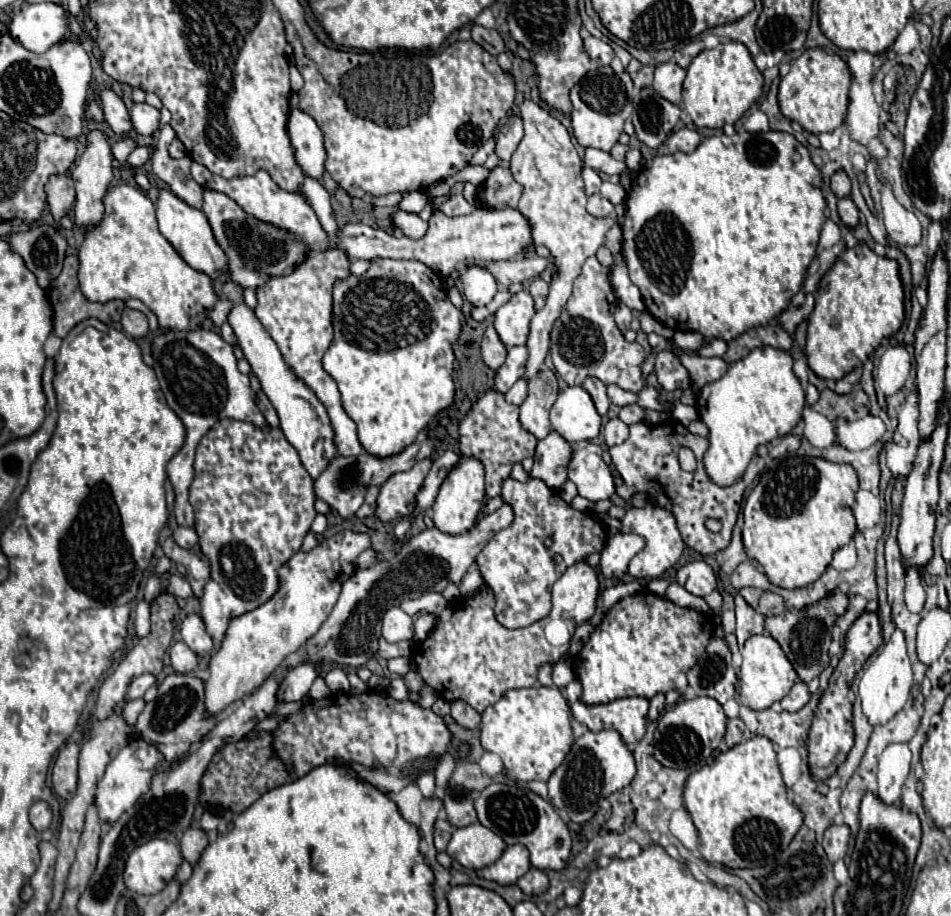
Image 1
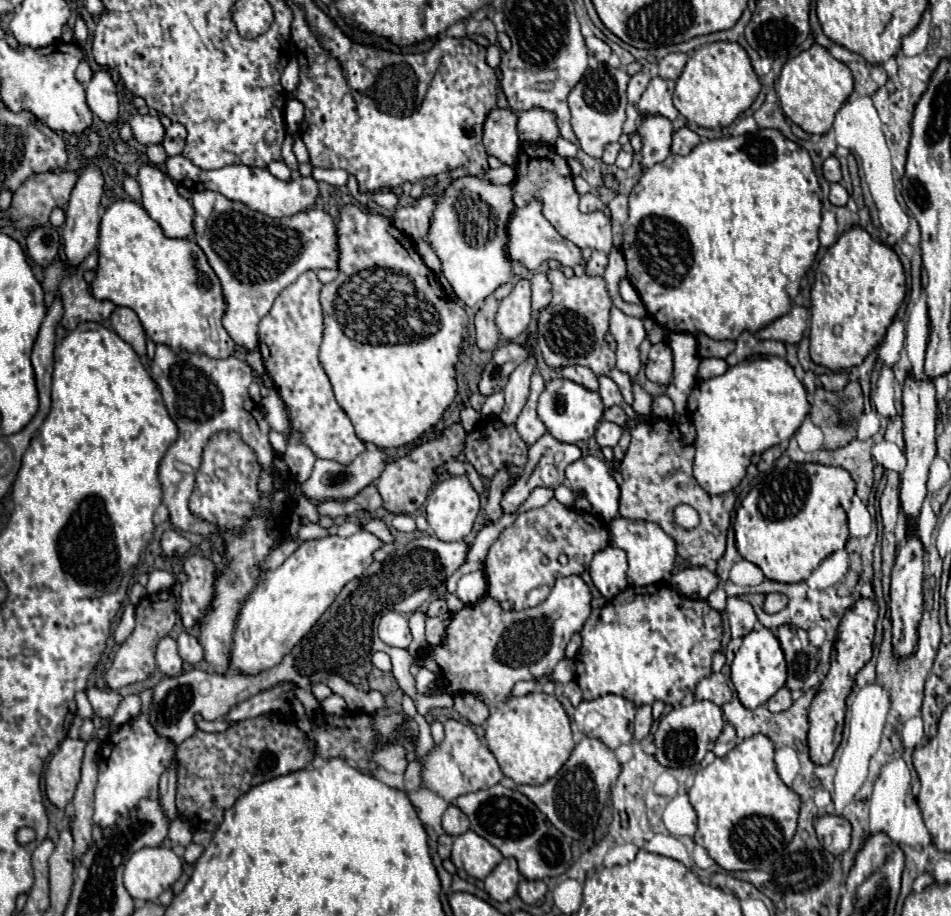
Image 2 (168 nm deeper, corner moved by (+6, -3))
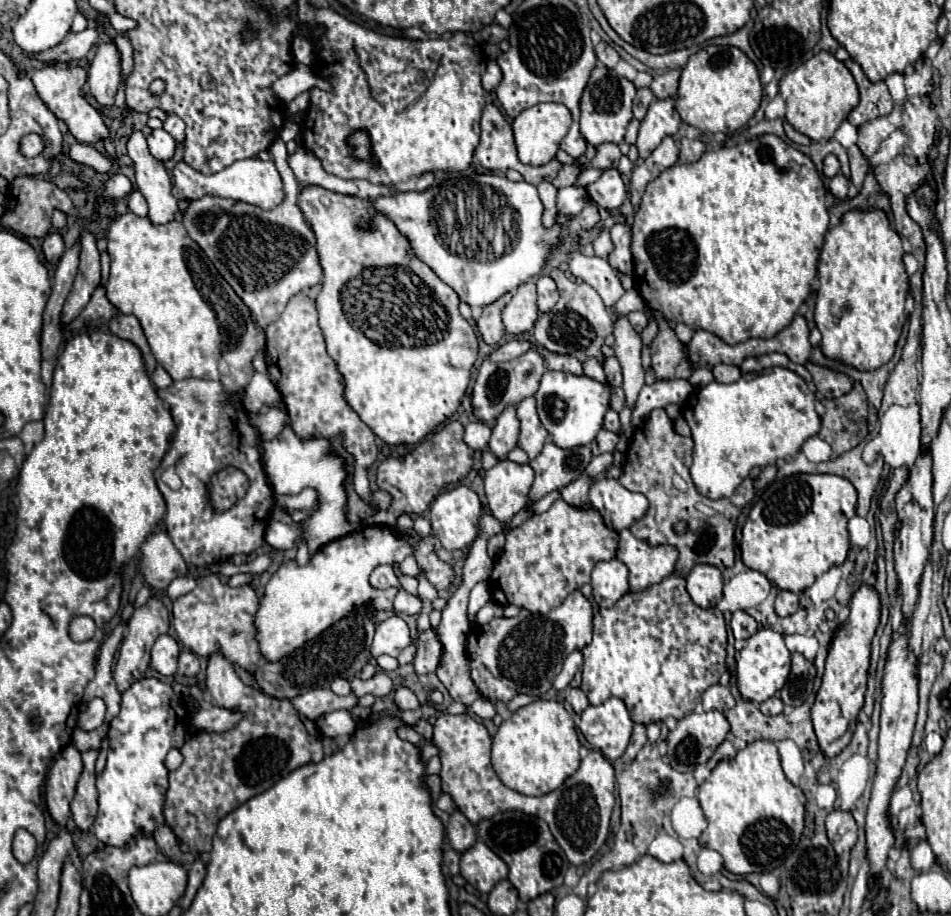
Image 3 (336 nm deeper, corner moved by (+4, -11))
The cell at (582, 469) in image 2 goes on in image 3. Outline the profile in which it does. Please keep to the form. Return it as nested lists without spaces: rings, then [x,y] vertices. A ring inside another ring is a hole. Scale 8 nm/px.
[[[602,478],[590,486],[590,504],[606,516],[606,526],[616,532],[630,528],[636,520],[644,518],[648,500],[640,492],[630,492],[616,480]]]

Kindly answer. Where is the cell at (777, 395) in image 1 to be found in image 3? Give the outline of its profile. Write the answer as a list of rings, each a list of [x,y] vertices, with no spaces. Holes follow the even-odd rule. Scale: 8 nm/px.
[[[780,366],[768,368],[762,374],[746,374],[732,384],[720,384],[714,380],[708,386],[698,388],[682,406],[682,416],[686,418],[694,440],[690,476],[696,490],[712,500],[732,496],[752,468],[764,468],[778,460],[796,456],[802,444],[820,430],[820,416],[814,410],[814,402],[816,396],[808,390],[806,382],[796,372]]]

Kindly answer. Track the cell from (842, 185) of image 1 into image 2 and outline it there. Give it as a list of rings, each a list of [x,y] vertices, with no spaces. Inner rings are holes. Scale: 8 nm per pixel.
[[[832,156],[824,162],[824,178],[830,182],[830,184],[836,184],[842,180],[842,172],[840,172],[840,162]]]

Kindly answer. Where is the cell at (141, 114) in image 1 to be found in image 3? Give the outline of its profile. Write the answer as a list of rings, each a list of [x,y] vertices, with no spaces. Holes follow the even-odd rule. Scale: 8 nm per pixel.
[[[152,130],[152,134],[148,136],[148,148],[150,148],[150,154],[160,160],[160,162],[166,162],[170,158],[174,158],[174,152],[176,152],[176,140],[164,130]]]

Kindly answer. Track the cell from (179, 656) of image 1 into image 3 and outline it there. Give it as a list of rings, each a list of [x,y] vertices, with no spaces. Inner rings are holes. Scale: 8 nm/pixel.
[[[162,634],[152,646],[150,666],[162,676],[174,676],[178,670],[178,664],[176,664],[178,654],[180,654],[178,642],[170,634]]]

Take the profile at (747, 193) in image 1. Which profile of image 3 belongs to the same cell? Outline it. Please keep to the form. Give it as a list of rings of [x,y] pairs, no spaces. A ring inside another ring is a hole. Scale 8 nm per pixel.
[[[762,134],[750,142],[738,146],[722,146],[718,150],[708,150],[694,164],[674,164],[664,170],[656,180],[652,180],[642,196],[640,210],[634,216],[632,224],[632,254],[634,254],[634,288],[646,302],[650,310],[662,312],[672,324],[684,322],[692,330],[708,330],[728,344],[738,344],[750,338],[770,338],[776,336],[790,320],[796,316],[798,306],[808,298],[810,284],[816,276],[816,264],[820,256],[820,248],[824,244],[824,236],[830,228],[830,214],[826,208],[826,190],[824,182],[812,164],[812,160],[800,150],[788,146],[774,134]]]

